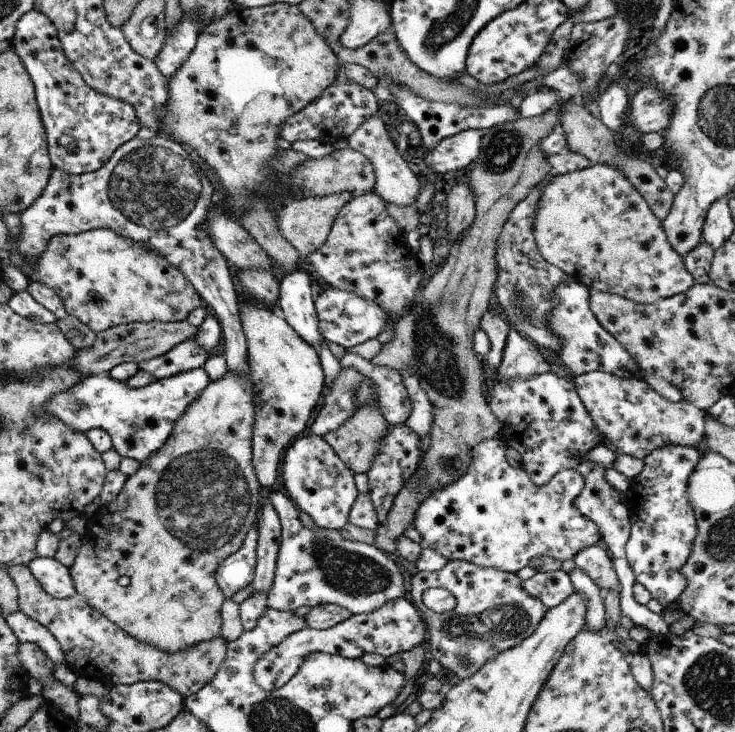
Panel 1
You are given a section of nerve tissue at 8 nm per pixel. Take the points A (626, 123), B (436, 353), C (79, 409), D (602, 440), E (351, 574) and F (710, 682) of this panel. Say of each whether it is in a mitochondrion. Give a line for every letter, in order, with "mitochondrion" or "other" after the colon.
A: other
B: mitochondrion
C: mitochondrion
D: other
E: mitochondrion
F: mitochondrion

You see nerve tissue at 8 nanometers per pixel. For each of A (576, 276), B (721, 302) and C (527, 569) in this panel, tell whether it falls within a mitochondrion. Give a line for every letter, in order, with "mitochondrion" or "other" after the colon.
A: other
B: other
C: other

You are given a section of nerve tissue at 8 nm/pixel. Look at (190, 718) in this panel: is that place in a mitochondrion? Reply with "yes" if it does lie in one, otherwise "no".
no

